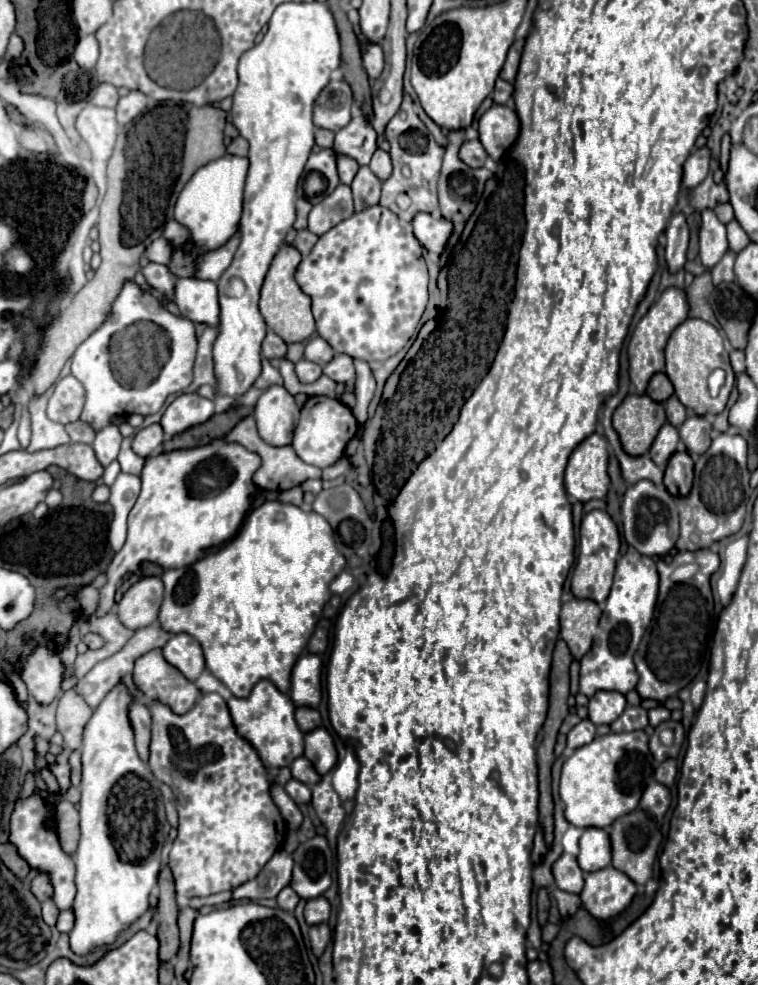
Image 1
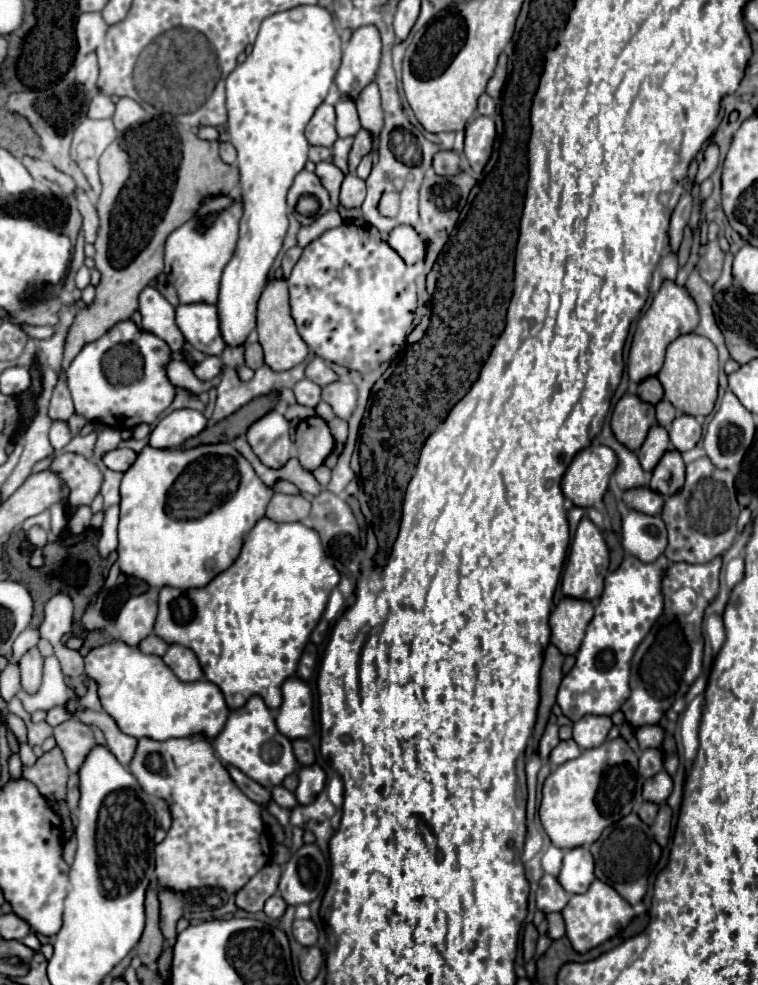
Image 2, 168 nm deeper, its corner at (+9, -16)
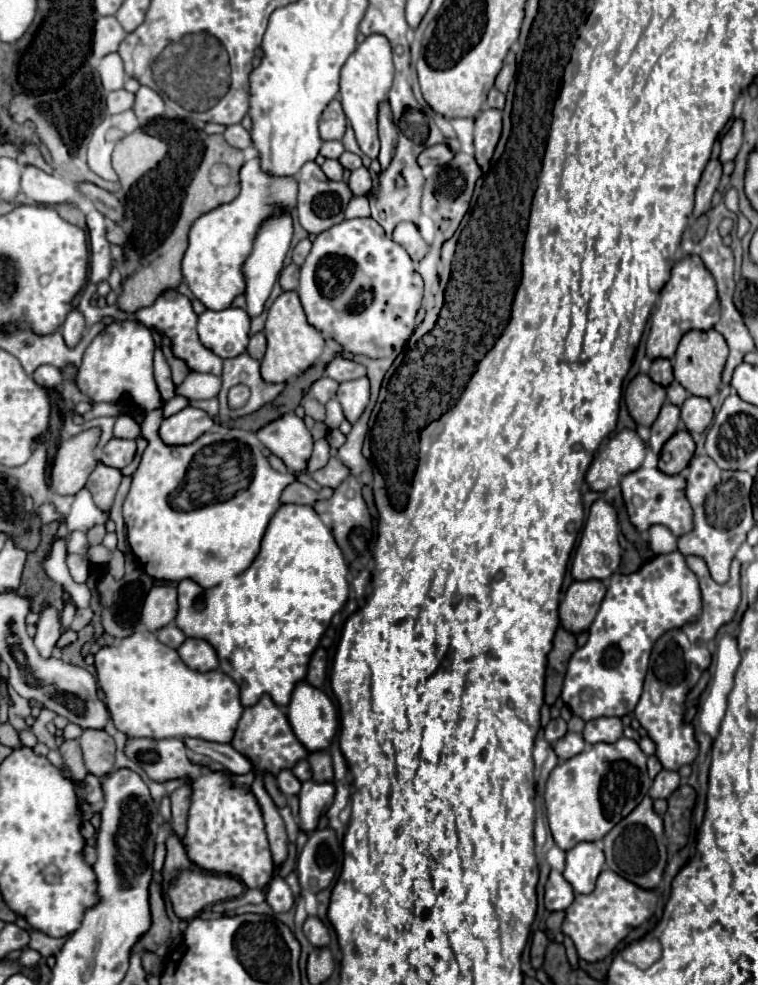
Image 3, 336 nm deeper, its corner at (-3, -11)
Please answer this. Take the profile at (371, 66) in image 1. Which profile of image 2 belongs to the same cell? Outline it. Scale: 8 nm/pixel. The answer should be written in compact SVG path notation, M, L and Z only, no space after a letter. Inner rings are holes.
M369 84L359 100L357 100L357 112L359 112L359 122L361 128L365 128L371 134L373 140L373 150L377 152L377 144L379 144L379 132L381 132L381 124L383 124L383 110L381 110L381 98L379 98L379 88L377 84Z

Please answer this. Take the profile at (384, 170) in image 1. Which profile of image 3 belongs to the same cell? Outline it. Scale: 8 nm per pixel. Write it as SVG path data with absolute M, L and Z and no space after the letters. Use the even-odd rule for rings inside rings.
M373 33L363 43L357 45L355 53L347 59L341 69L341 103L347 119L355 129L357 143L369 159L379 155L379 137L377 137L377 107L387 97L393 81L393 59L391 45L385 35Z

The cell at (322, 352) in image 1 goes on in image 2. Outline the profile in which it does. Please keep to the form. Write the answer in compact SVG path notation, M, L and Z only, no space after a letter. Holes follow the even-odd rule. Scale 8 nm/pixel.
M315 358L315 360L309 362L309 366L305 370L305 376L319 386L325 386L325 384L331 384L331 382L339 380L339 376L331 370L331 366L321 358Z

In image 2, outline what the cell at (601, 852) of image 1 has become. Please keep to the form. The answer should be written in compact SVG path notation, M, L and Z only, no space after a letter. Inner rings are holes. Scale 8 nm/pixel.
M587 846L567 850L563 856L563 866L557 876L557 882L569 894L583 894L587 892L589 884L595 880L593 876L593 856Z

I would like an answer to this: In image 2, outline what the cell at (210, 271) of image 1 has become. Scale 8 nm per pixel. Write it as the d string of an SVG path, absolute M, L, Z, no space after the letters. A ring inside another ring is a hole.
M237 196L231 206L223 208L215 214L195 216L189 222L185 222L181 228L177 228L165 244L165 276L169 284L177 290L181 304L217 304L219 296L219 280L225 264L231 260L235 244L237 244L237 232L239 232L239 220L241 220L243 208L241 198Z

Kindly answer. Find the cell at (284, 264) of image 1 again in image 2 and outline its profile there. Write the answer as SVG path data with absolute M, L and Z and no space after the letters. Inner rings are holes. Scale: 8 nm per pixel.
M271 280L261 298L259 298L259 310L257 310L257 332L259 332L259 344L263 348L265 354L265 364L275 370L275 372L283 372L283 370L291 370L297 364L301 364L307 354L309 348L303 342L303 338L299 336L295 322L291 318L291 310L289 310L289 294L287 294L287 282L285 280Z

